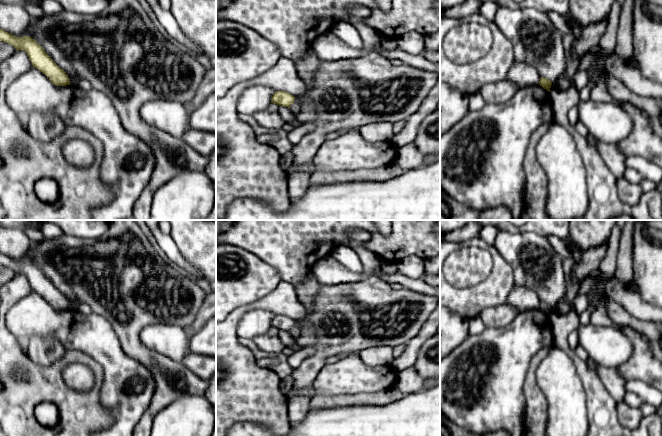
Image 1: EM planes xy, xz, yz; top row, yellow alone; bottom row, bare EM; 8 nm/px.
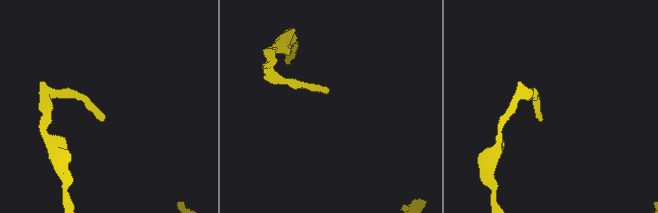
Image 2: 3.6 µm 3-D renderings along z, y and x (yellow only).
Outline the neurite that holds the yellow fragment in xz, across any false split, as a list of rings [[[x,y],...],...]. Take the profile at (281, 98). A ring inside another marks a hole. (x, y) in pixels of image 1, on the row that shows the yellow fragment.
[[[276,91],[272,96],[271,103],[290,108],[294,100],[295,97],[293,95],[284,91]]]

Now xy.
[[[0,29],[0,41],[12,45],[16,50],[25,51],[33,67],[45,74],[54,85],[70,85],[66,72],[59,68],[44,49],[31,37],[15,37],[13,34]]]

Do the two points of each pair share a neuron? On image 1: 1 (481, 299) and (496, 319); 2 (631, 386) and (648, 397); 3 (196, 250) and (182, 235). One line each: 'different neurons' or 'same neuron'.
1: different neurons
2: same neuron
3: same neuron

